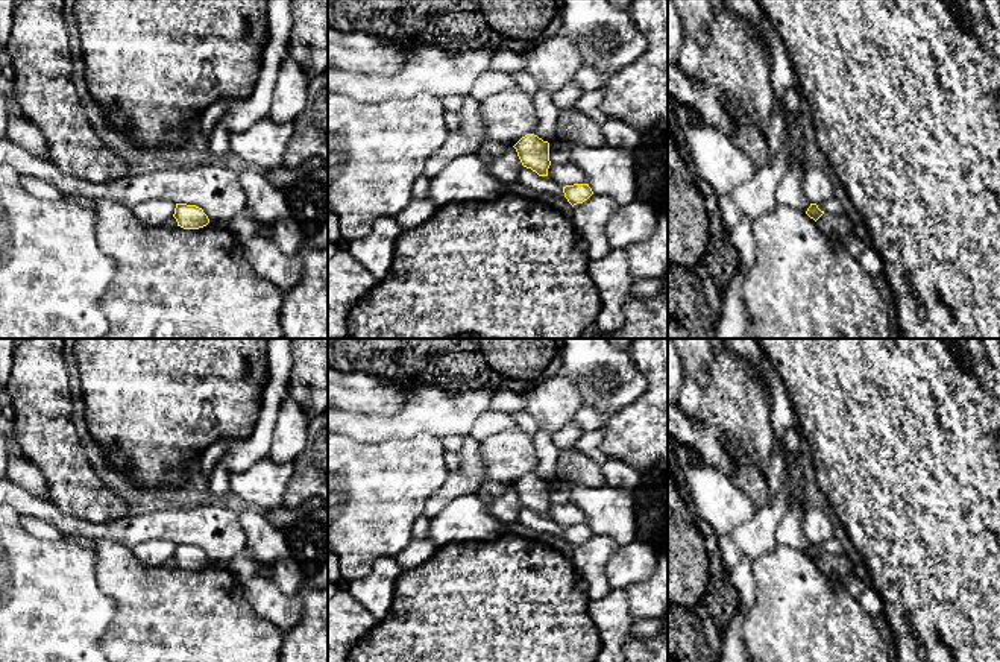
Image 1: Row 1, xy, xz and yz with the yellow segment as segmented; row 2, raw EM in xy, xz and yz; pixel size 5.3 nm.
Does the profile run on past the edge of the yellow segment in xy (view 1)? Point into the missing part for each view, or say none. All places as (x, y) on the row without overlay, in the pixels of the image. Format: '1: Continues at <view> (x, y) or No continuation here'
1: No continuation here

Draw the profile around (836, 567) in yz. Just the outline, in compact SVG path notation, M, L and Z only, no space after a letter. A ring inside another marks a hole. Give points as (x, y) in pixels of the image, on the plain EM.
M824 553L816 565L832 582L844 582L845 577L854 571L854 563L847 554Z

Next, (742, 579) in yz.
M742 556L741 562L728 571L728 578L739 597L739 606L750 610L756 601L756 577L753 562Z

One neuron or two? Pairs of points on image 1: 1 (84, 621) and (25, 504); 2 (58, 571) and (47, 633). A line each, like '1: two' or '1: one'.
1: two
2: one

